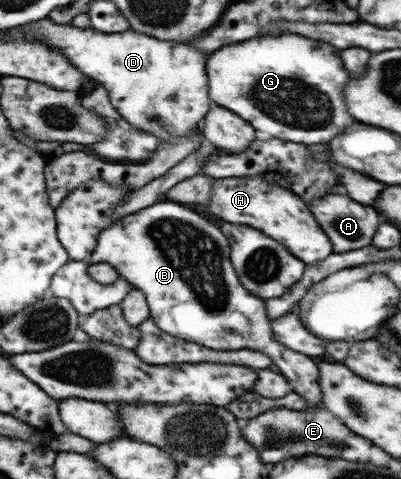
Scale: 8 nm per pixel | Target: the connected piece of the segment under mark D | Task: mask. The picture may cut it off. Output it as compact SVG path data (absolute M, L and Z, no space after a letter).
M50 17L30 23L30 26L16 28L22 36L38 40L48 48L56 48L60 54L72 62L84 76L96 80L107 91L112 106L119 111L129 123L140 130L156 135L162 141L172 137L190 135L194 128L201 127L207 113L211 110L210 86L208 86L207 61L208 53L198 48L178 42L160 42L158 38L138 34L138 32L102 33L93 29L80 29L76 26L60 25L52 22Z

